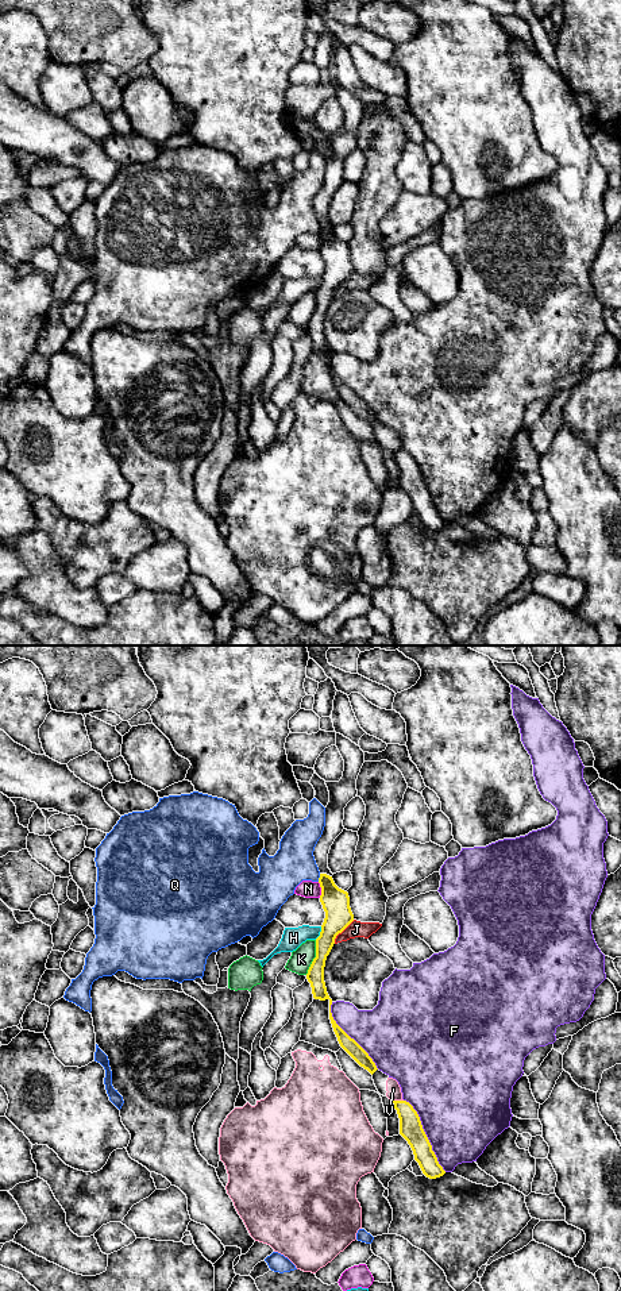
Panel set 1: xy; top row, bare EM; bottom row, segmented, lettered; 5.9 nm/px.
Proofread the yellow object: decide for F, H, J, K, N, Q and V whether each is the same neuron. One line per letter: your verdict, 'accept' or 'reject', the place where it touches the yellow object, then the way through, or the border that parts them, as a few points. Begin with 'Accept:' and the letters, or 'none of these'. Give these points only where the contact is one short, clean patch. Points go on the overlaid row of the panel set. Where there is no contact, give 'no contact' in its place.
Accept: none of these
F: reject | xy (425, 1135)
H: reject | xy (320, 933) | along xy (321, 927), (320, 933), (315, 939)
J: reject | xy (342, 931) | along xy (354, 920), (336, 936), (334, 943)
K: reject | xy (315, 958) | along xy (316, 940), (316, 956), (305, 974)
N: reject | xy (321, 890)
Q: reject | xy (319, 878) | along xy (320, 874), (317, 881)
V: reject | xy (398, 1101)

